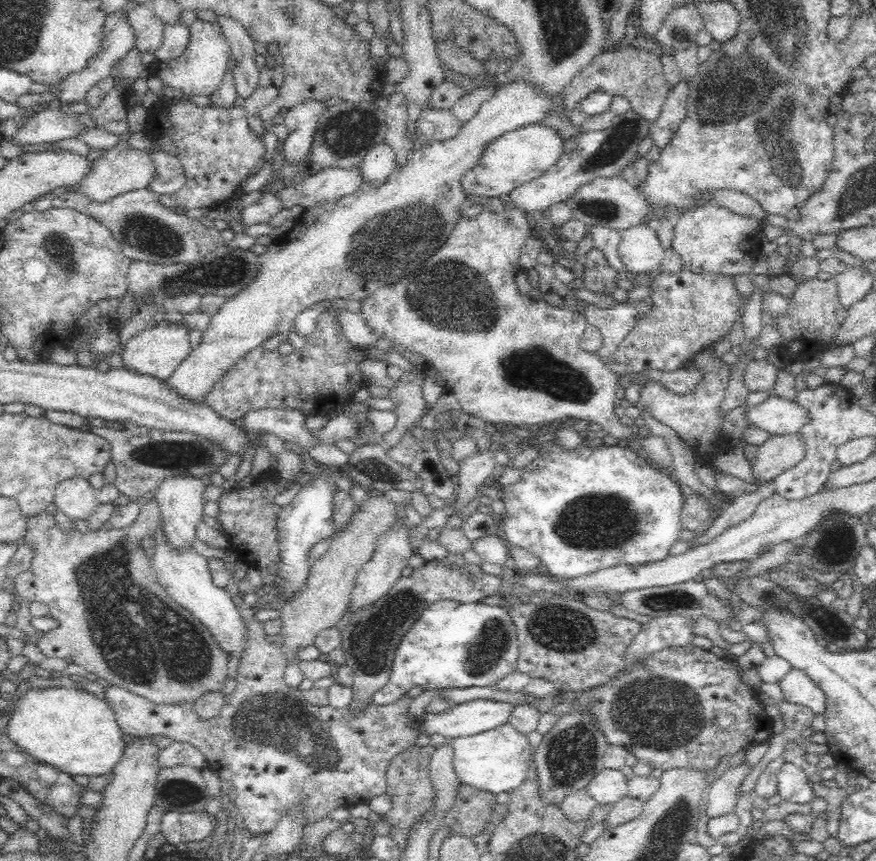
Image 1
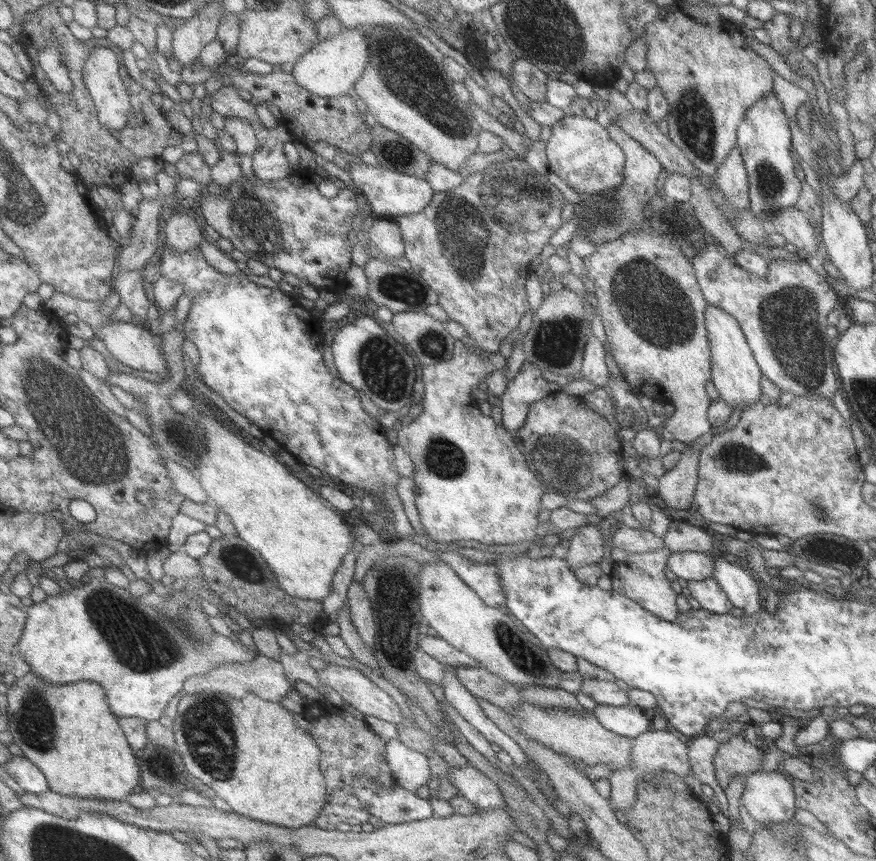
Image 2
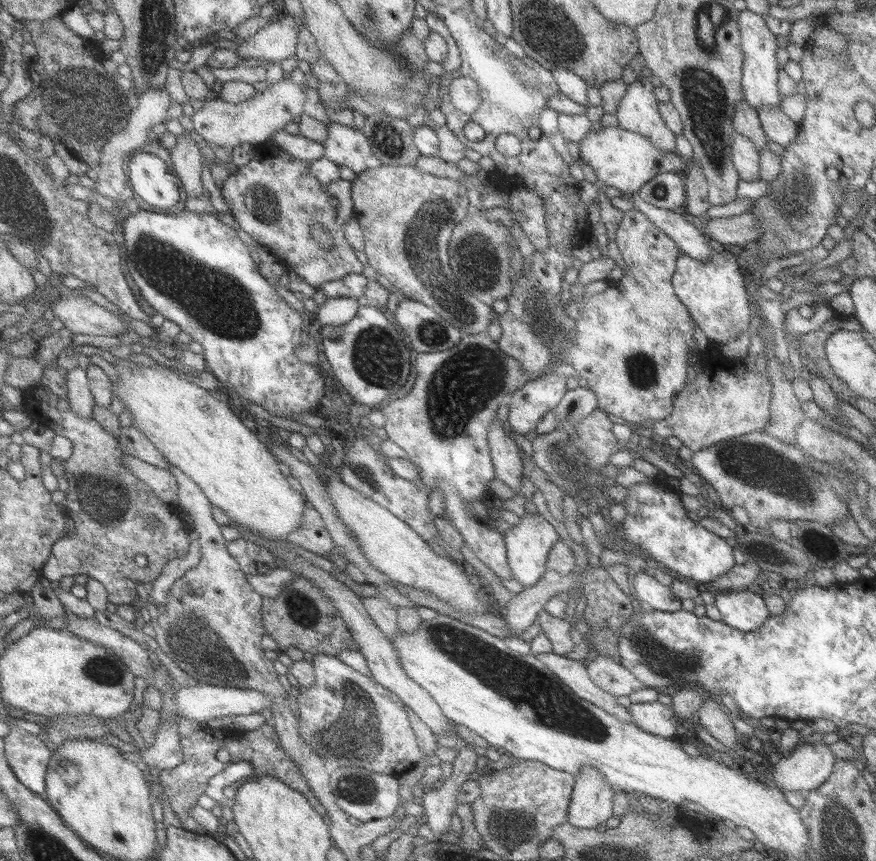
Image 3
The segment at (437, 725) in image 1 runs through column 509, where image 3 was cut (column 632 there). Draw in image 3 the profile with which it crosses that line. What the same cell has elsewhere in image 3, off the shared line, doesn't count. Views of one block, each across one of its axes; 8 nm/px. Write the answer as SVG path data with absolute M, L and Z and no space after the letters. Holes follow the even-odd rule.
M655 701L630 704L626 710L632 725L646 734L665 739L675 735L675 723L678 719L669 706Z

